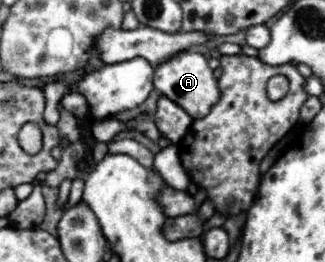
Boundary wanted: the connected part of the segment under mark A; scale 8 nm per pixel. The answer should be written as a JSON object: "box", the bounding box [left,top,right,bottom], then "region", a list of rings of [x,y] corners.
{"box":[154,50,220,120],"region":[[[184,50],[184,54],[176,54],[172,62],[164,62],[164,66],[156,66],[154,88],[160,94],[166,94],[166,98],[176,102],[180,108],[184,108],[194,120],[206,116],[212,104],[216,104],[220,98],[218,82],[208,66],[208,60],[200,52],[192,52],[192,50]]]}

